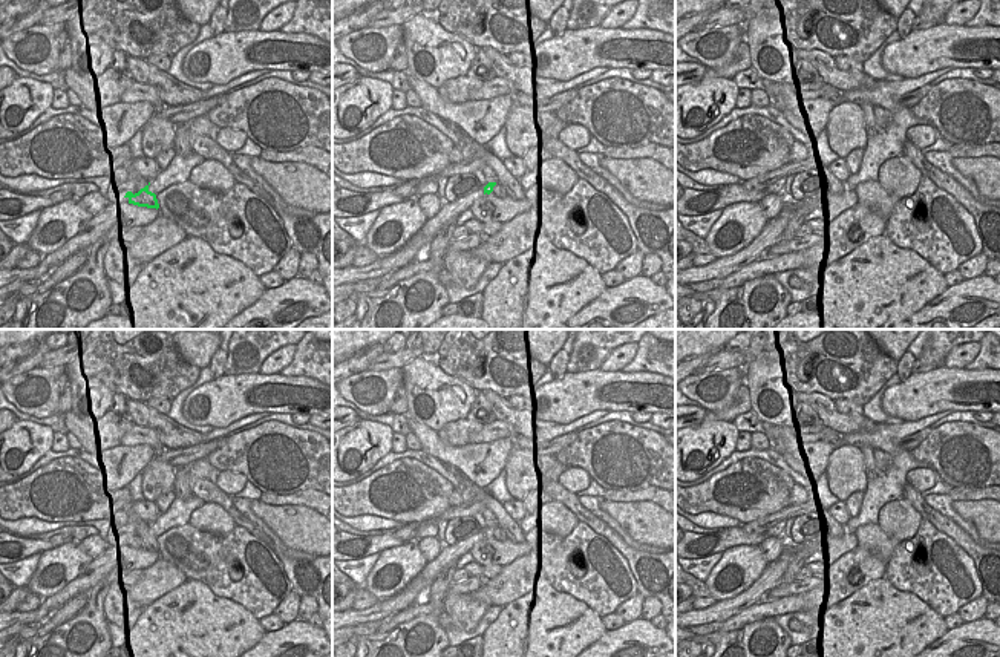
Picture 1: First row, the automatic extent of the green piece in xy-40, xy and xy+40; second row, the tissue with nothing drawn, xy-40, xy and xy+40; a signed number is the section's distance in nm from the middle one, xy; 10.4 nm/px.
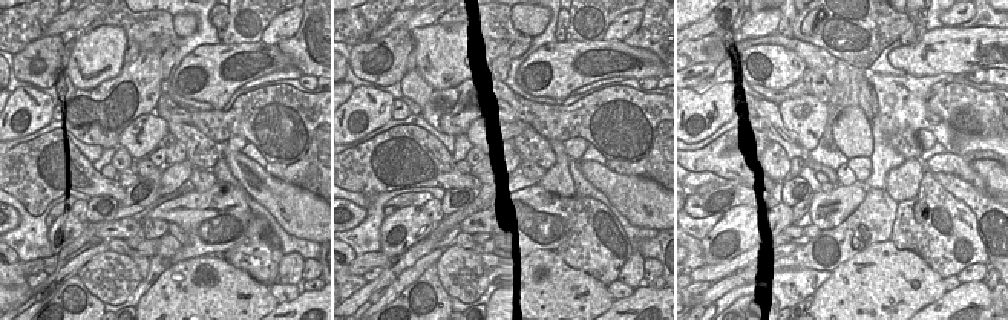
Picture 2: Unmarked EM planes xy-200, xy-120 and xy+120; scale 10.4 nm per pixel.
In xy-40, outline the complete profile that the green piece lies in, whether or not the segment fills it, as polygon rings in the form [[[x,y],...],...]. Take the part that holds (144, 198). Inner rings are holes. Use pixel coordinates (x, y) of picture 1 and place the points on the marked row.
[[[149,185],[141,188],[138,193],[127,191],[126,196],[129,199],[129,204],[138,205],[138,207],[147,207],[147,208],[159,208],[156,194],[149,190]]]

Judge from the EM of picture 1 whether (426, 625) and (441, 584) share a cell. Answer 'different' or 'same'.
same

